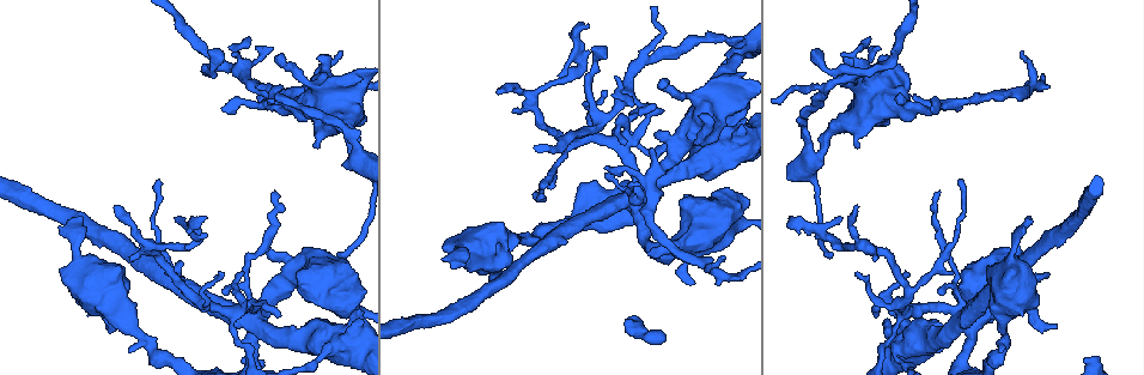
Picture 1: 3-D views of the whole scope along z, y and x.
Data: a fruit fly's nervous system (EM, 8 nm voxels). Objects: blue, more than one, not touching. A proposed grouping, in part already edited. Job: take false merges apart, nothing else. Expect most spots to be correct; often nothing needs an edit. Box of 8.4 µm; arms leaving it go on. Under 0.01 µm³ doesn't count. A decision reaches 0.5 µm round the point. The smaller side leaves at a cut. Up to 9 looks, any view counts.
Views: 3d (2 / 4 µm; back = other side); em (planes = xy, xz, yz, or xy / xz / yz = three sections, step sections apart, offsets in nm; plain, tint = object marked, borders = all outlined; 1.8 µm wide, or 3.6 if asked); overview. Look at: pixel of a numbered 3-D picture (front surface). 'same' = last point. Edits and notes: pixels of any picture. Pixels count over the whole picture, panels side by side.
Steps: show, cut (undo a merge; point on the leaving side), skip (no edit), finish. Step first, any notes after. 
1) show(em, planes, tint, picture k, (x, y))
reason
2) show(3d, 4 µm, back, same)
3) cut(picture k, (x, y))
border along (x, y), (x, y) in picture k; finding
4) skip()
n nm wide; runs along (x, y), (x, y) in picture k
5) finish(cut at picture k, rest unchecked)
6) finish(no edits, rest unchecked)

show(em, planes, borders, picture 1, (815, 99))
sharp bend

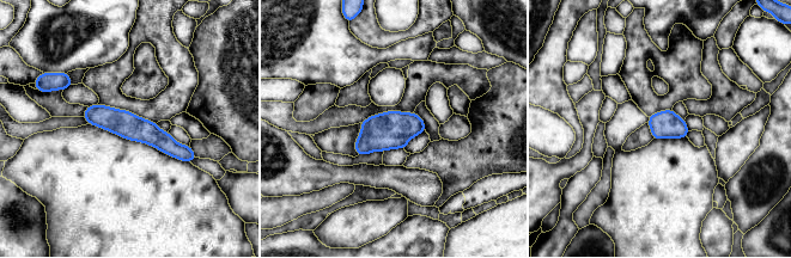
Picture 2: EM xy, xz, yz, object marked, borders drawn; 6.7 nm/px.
skip()
180 nm wide; continuous, no second neuron

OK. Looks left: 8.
show(em, planes, tint, picture 1, (829, 239))

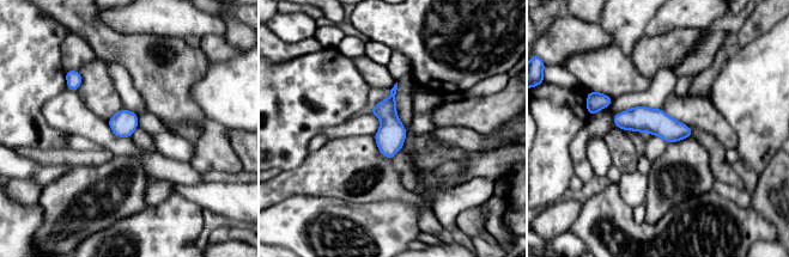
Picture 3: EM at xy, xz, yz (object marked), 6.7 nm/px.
skip()
170 nm wide; runs along (615, 118), (651, 120), (689, 133) in picture 3; continuous, no second neuron

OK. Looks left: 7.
show(3d, 4 µm, picture 1, (329, 349))
thick turns thin

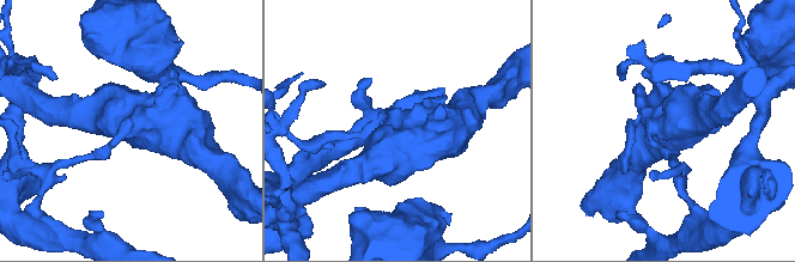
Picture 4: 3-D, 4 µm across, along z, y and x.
show(em, 3.6 µm, xy, step 16, tint, picture 4, (665, 127))
need the tissue

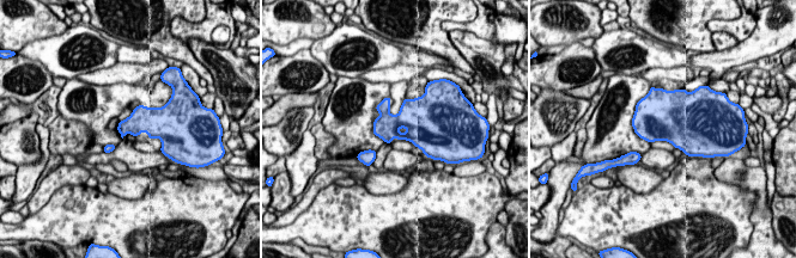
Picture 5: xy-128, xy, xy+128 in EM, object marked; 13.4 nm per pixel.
show(em, 3.6 µm, planes, tint, same)

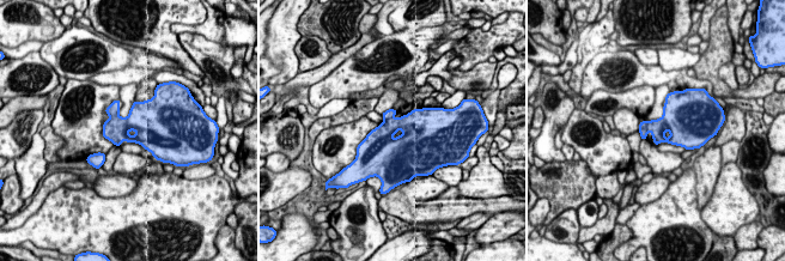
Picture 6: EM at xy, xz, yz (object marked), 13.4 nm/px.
cut(picture 6, (657, 127))
400 nm wide; a second neuron is stuck on

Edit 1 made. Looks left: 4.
show(em, 3.6 µm, planes, tint, picture 1, (975, 327))

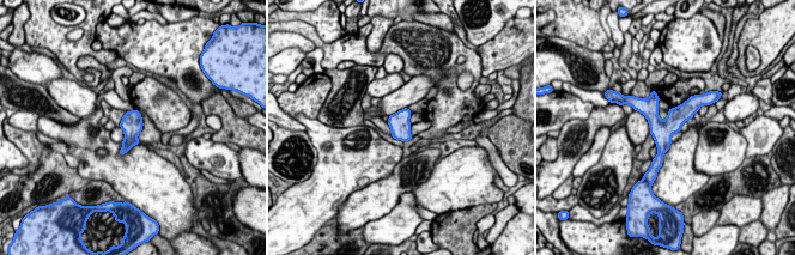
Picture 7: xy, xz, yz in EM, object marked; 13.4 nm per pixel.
skip()
280 nm wide; runs along (691, 103), (662, 133), (659, 162) in picture 7; one neuron here

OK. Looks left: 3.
finish(cut at picture 6, rest unchecked)

